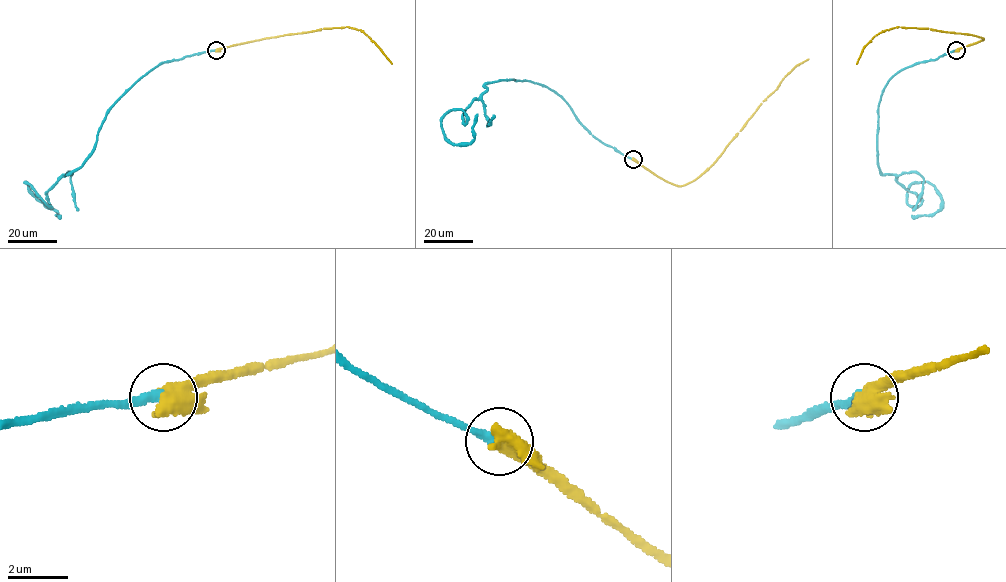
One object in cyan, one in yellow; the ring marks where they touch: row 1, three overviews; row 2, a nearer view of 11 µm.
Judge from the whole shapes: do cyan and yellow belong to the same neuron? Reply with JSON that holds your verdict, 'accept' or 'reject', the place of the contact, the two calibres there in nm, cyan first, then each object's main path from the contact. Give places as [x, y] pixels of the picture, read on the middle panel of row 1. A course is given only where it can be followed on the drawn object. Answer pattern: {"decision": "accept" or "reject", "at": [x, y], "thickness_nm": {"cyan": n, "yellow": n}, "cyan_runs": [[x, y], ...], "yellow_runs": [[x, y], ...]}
{"decision": "accept", "at": [633, 159], "thickness_nm": {"cyan": 320, "yellow": 700}, "cyan_runs": [[633, 159], [533, 82], [487, 82], [466, 123], [462, 110], [445, 115], [445, 137], [468, 144], [477, 114]], "yellow_runs": [[633, 159], [678, 186], [695, 180], [716, 160], [784, 76], [808, 59]]}

